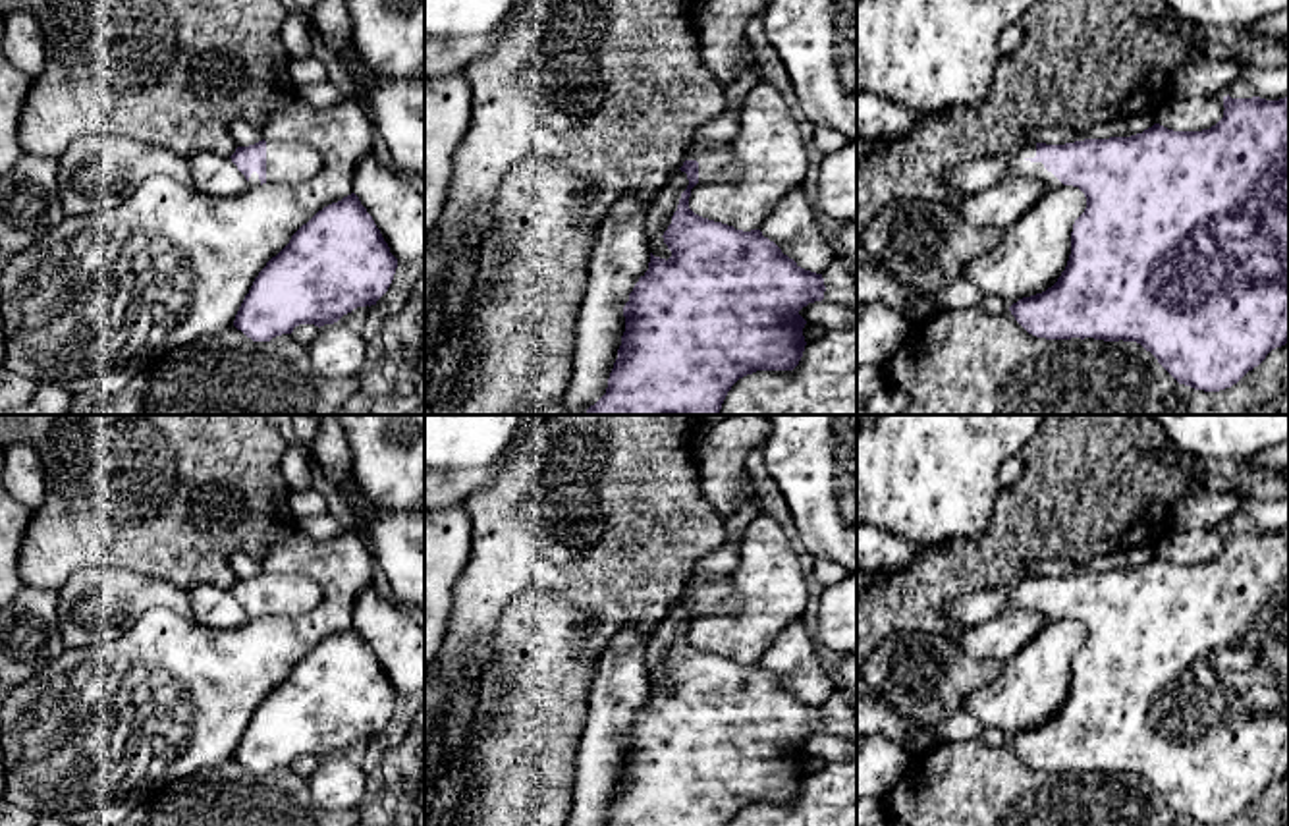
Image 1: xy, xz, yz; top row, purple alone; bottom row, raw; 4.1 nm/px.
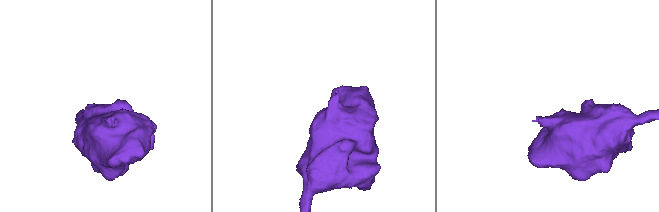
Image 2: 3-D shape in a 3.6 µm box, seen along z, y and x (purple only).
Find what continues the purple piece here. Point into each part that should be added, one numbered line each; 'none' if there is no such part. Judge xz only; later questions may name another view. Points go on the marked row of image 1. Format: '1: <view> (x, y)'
1: xz (718, 163)

